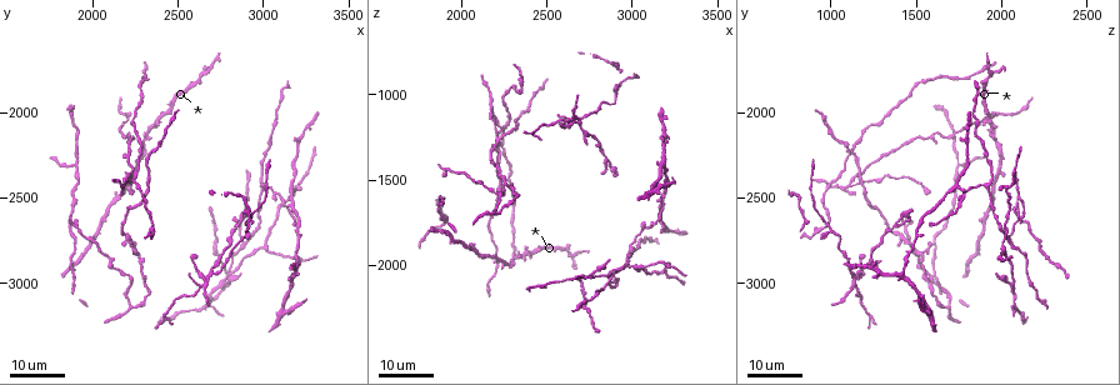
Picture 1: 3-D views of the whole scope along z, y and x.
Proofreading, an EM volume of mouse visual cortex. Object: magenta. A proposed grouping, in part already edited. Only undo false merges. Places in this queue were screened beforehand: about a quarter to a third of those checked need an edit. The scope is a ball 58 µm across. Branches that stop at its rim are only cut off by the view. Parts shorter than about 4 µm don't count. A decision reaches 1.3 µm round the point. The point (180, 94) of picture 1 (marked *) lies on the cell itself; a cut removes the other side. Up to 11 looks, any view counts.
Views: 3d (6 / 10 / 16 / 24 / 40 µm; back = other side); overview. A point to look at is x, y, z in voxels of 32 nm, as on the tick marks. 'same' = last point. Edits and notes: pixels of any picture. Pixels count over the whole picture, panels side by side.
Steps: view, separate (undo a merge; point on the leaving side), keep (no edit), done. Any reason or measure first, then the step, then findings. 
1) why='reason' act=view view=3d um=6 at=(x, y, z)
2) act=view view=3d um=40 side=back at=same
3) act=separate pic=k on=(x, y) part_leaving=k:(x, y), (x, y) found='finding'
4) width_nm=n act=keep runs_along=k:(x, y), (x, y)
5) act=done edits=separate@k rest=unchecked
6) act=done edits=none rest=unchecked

why='small branch off a trunk' act=view view=3d um=24 at=(3000, 2420, 1900)

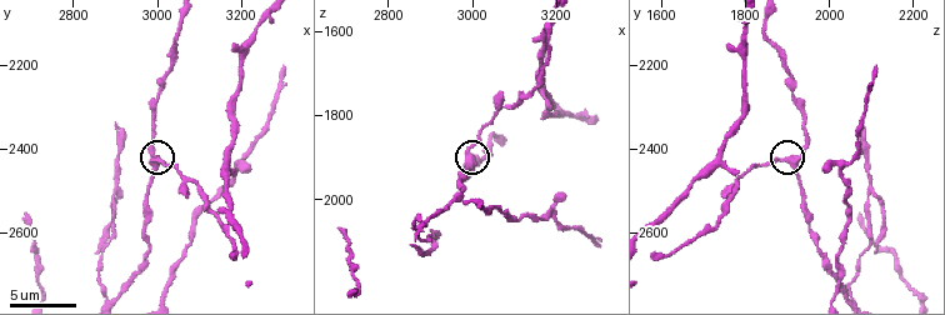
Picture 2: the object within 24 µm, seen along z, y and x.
act=view view=3d um=10 at=(3000, 2440, 1910)

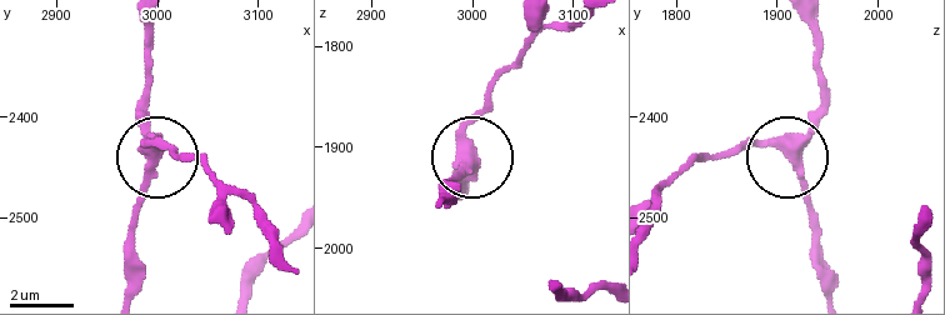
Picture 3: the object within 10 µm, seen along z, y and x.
arms=4 act=keep runs_along=3:(151, 21), (156, 168), (135, 221) found='one cell here'

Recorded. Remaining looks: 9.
why='three arms meet' act=view view=3d um=16 at=(2760, 3020, 2060)

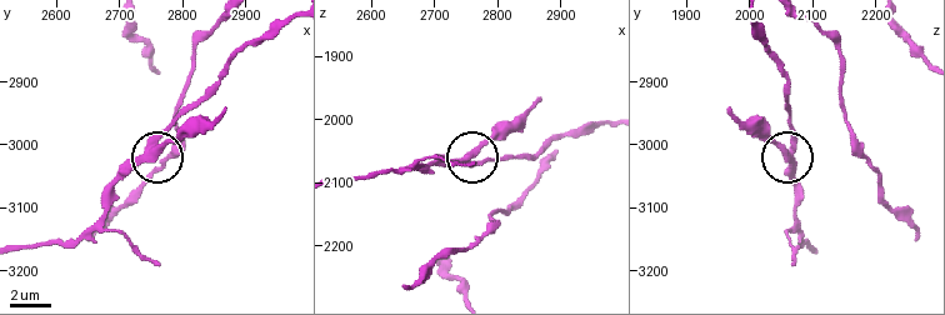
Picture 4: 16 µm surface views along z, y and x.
act=view view=3d um=10 at=(2760, 3015, 2055)

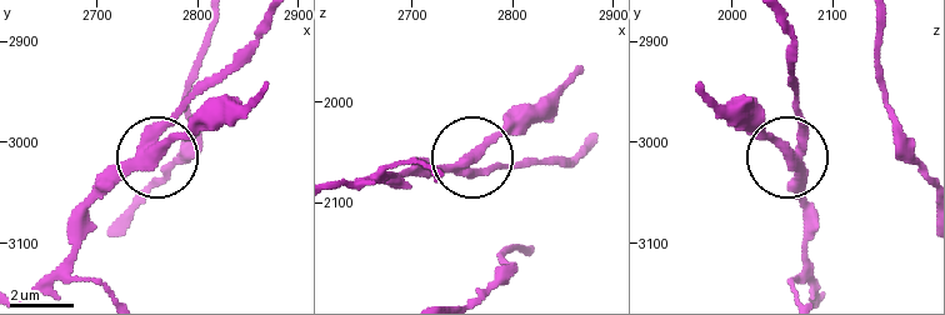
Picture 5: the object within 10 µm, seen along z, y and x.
why='other side' act=view view=3d um=10 side=back at=(2758, 3012, 2056)

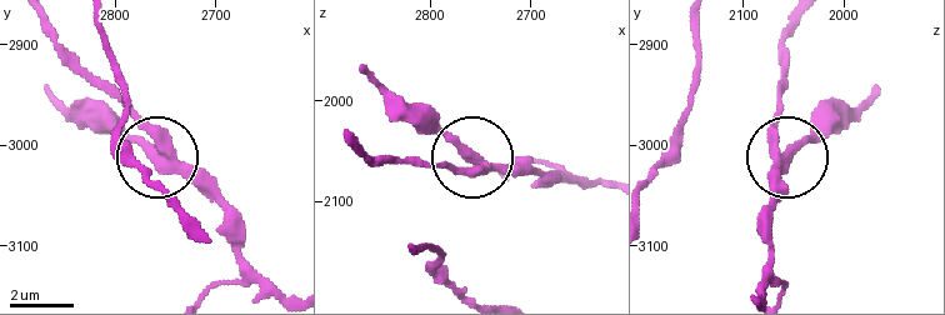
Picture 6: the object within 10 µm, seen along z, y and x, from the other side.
arms=3 act=keep runs_along=6:(43, 26), (153, 146), (108, 109) found='continuous, no second cell'

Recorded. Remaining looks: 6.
why='a fork' act=view view=3d um=16 at=(3020, 2760, 2020)

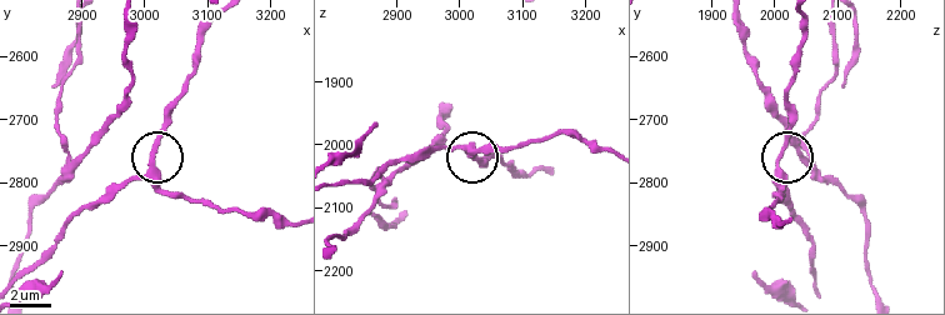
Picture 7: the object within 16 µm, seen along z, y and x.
act=view view=3d um=10 at=(3015, 2770, 2005)

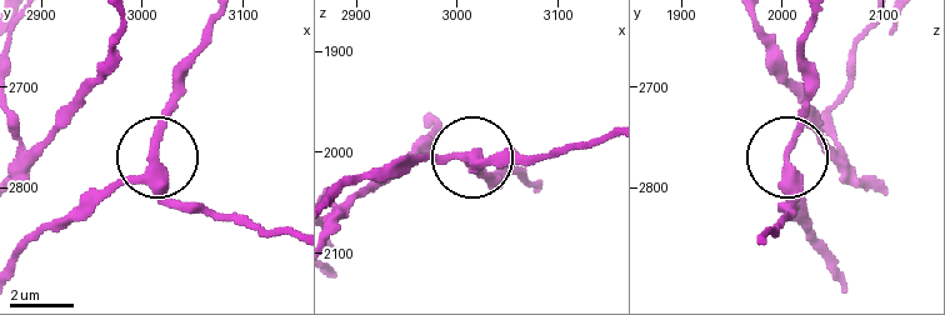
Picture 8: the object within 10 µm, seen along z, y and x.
act=view view=3d um=6 at=(3012, 2770, 2008)

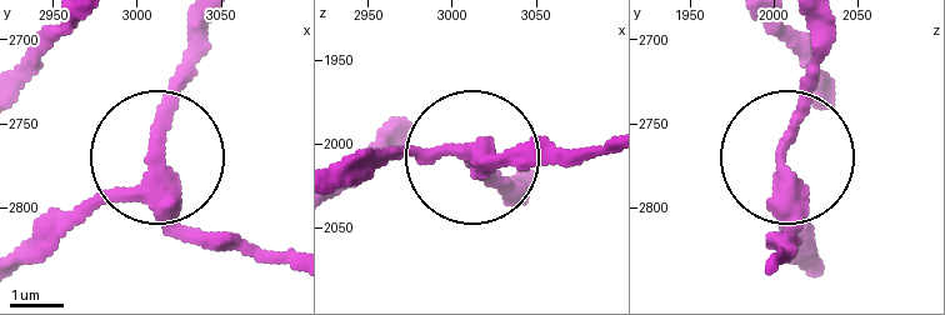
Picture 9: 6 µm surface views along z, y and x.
act=keep runs_along=9:(348, 179), (455, 146), (571, 160) found='all the same cell'

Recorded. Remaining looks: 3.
act=view view=3d um=16 at=(2860, 2780, 2080)

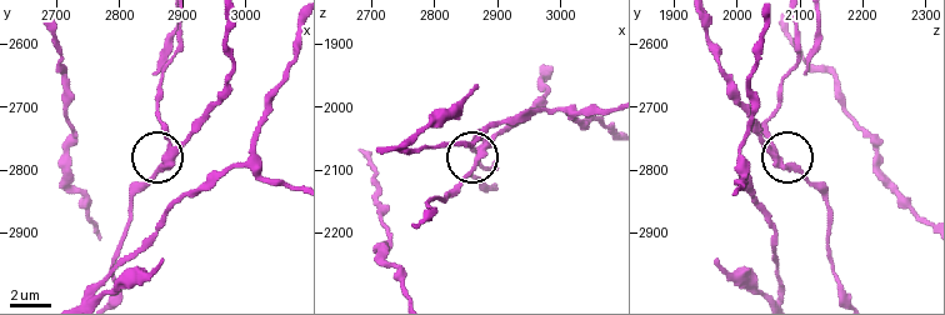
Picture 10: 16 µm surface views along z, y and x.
why='closer look' act=view view=3d um=6 at=(2880, 2790, 2065)

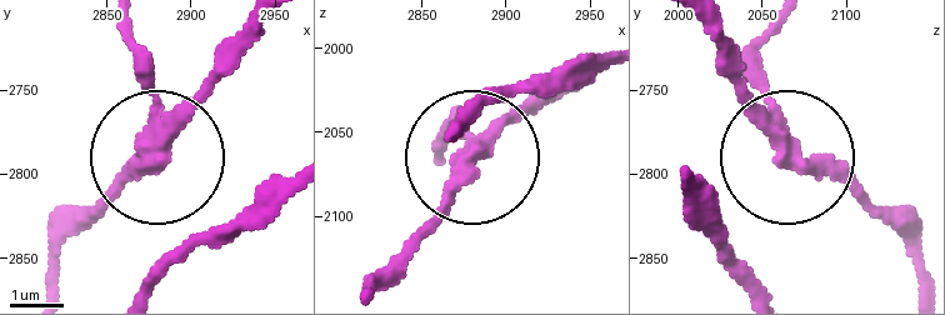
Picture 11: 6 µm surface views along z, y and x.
width_nm=340 act=separate pic=11 on=(150, 80) part_leaving=11:(146, 146), (134, 29) found='a second cell is stuck on'

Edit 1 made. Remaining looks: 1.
act=done edits=separate@11 rest=unchecked

